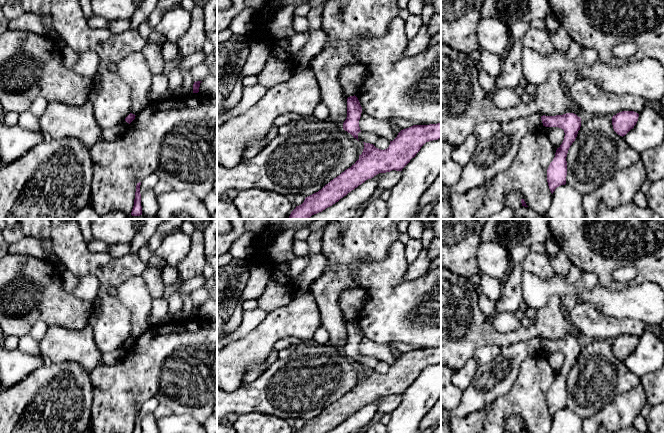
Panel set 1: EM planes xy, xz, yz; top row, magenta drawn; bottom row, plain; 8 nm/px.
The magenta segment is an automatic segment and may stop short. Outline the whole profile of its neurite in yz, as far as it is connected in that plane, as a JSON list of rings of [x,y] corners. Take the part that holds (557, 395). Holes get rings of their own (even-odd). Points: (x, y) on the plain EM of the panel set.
[[[574,337],[556,340],[541,340],[543,350],[558,351],[564,354],[565,360],[562,368],[557,372],[555,381],[547,393],[547,406],[551,417],[561,409],[566,408],[567,377],[575,365],[581,351],[581,342]]]

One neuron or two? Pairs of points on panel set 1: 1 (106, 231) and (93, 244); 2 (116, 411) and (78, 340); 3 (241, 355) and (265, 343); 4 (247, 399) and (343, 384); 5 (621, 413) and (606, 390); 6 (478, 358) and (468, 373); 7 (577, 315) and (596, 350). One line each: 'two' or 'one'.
1: two
2: two
3: one
4: one
5: two
6: one
7: two

